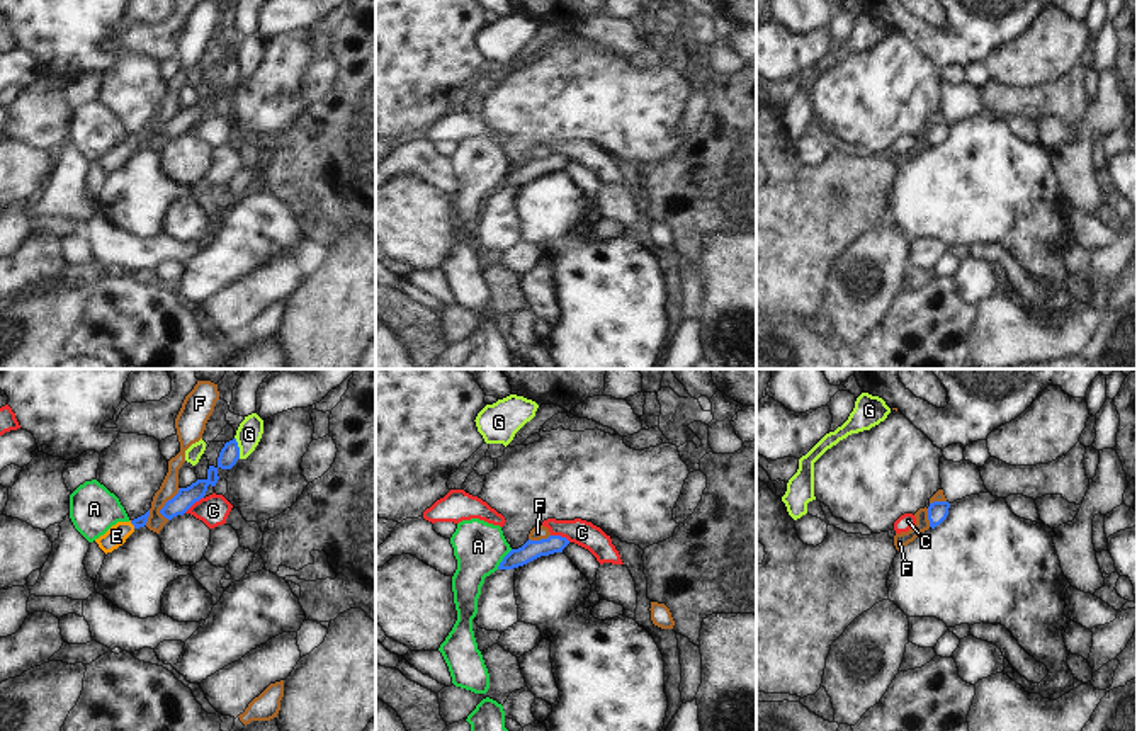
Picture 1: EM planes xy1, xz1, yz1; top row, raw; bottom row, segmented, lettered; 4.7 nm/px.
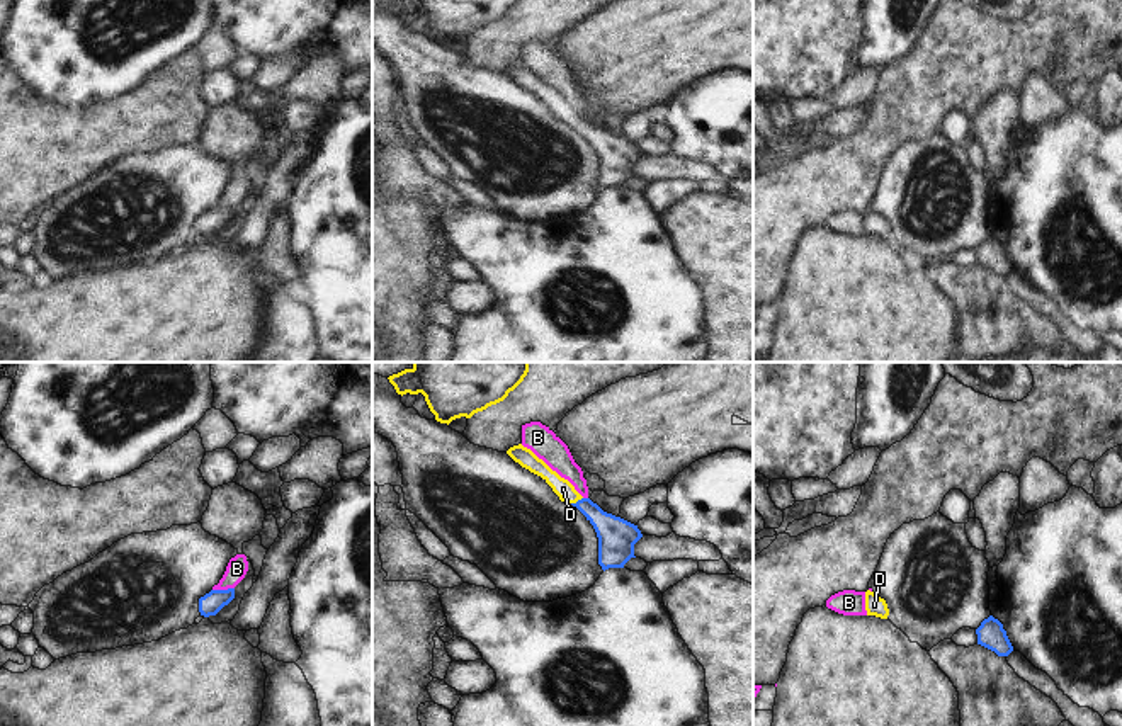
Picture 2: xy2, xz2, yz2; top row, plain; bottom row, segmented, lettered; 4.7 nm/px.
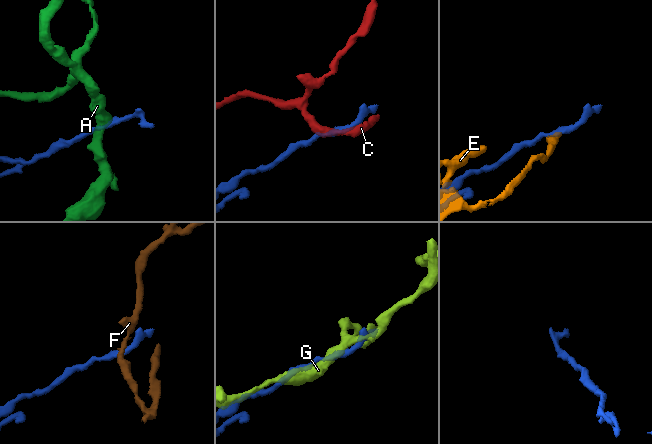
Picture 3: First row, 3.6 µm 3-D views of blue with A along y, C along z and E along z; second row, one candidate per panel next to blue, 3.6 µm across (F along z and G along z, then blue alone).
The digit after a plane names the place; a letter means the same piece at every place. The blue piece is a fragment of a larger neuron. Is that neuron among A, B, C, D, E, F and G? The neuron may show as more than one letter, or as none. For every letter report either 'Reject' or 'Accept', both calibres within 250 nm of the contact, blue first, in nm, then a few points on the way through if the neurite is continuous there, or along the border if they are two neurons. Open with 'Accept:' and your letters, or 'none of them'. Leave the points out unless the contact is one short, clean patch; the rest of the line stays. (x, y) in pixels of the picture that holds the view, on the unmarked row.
Accept: D
A: Reject. Thickness 90 nm (blue) against 240 nm. Boundary: xz1 (512, 169), (497, 187)
B: Reject. Thickness 100 nm (blue) against 100 nm
C: Reject. Thickness 90 nm (blue) against 150 nm. Boundary: xy1 (203, 116), (184, 131)
D: Accept. Thickness 180 nm (blue) against 90 nm. Path across: xz2 (616, 155), (578, 119), (563, 107)
E: Reject. Thickness 50 nm (blue) against 100 nm. Boundary: xy1 (130, 140), (135, 147)
F: Reject. Thickness 90 nm (blue) against 90 nm. Boundary: xy1 (181, 107), (160, 130), (165, 138)
G: Reject. Thickness 90 nm (blue) against 120 nm

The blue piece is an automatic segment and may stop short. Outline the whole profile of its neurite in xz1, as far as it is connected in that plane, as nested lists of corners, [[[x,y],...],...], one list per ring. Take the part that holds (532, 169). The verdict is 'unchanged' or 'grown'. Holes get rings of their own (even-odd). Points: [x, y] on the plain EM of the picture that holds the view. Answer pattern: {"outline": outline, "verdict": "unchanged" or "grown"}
{"outline": [[[549,155],[547,158],[540,160],[527,160],[522,167],[512,168],[503,180],[500,182],[498,189],[513,189],[523,185],[540,175],[549,175],[554,172],[563,172],[563,168],[569,163],[566,156],[561,155]]], "verdict": "unchanged"}

